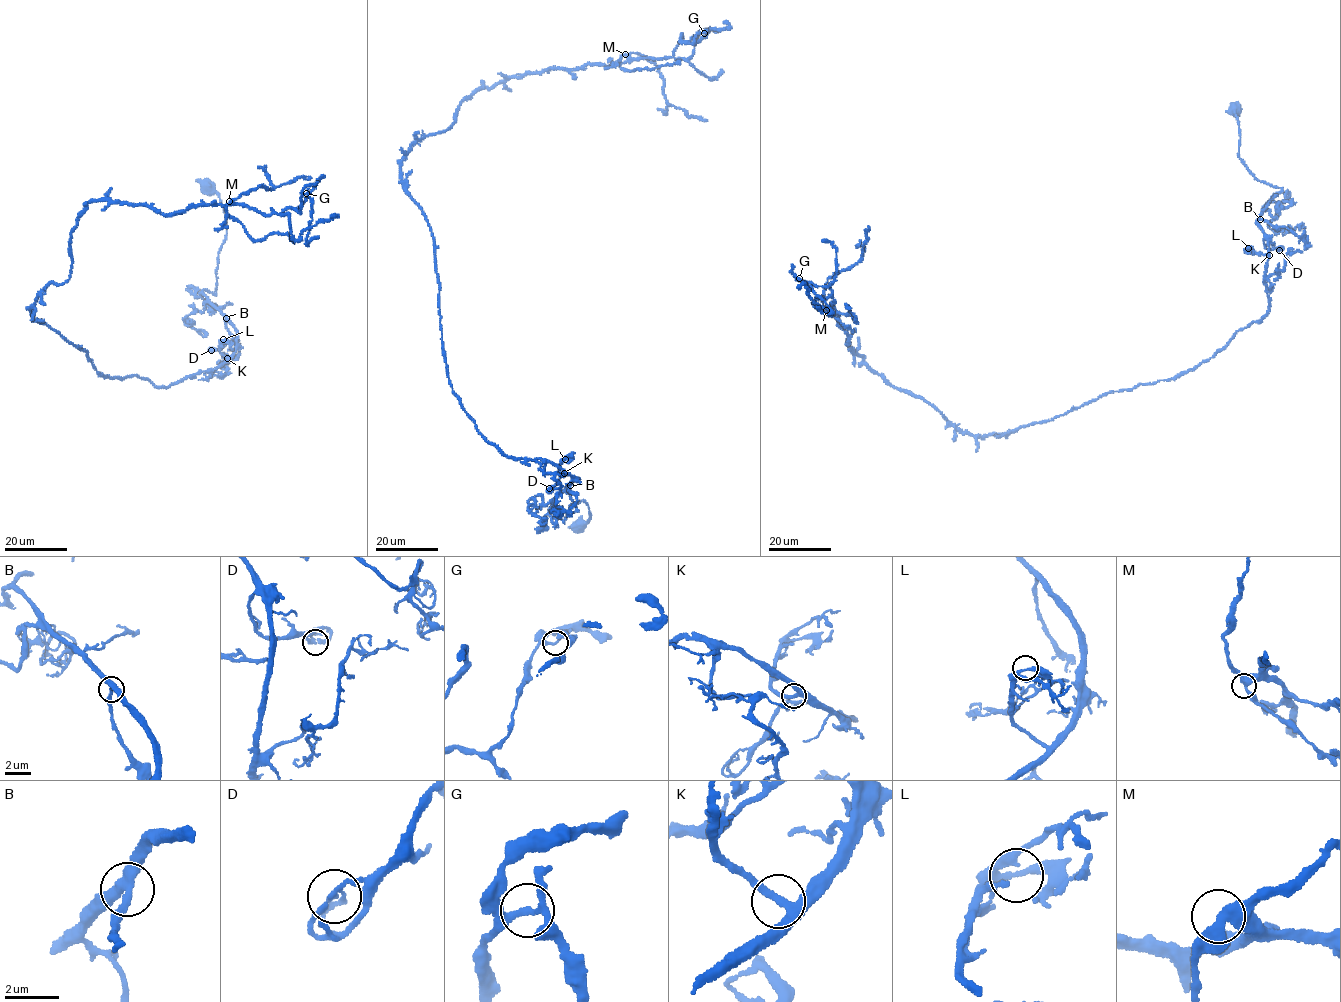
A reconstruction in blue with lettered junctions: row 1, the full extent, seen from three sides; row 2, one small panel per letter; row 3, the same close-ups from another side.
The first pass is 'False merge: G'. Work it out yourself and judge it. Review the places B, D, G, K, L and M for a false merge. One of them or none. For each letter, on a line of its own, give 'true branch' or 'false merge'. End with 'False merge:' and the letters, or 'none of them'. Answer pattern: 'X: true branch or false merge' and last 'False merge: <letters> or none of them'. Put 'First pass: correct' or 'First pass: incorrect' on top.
First pass: correct
B: true branch
D: true branch
G: false merge
K: true branch
L: true branch
M: true branch
False merge: G

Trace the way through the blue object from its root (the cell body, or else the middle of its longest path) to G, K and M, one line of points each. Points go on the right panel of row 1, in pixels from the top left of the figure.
G: (1236, 108), (1239, 157), (1282, 188), (1257, 223), (1270, 308), (1172, 378), (966, 434), (799, 277)
K: (1236, 108), (1239, 157), (1259, 180), (1282, 188), (1265, 204), (1257, 222), (1267, 241), (1269, 255)
M: (1236, 108), (1239, 157), (1282, 188), (1257, 223), (1270, 308), (1172, 378), (971, 435), (875, 373), (826, 310)

